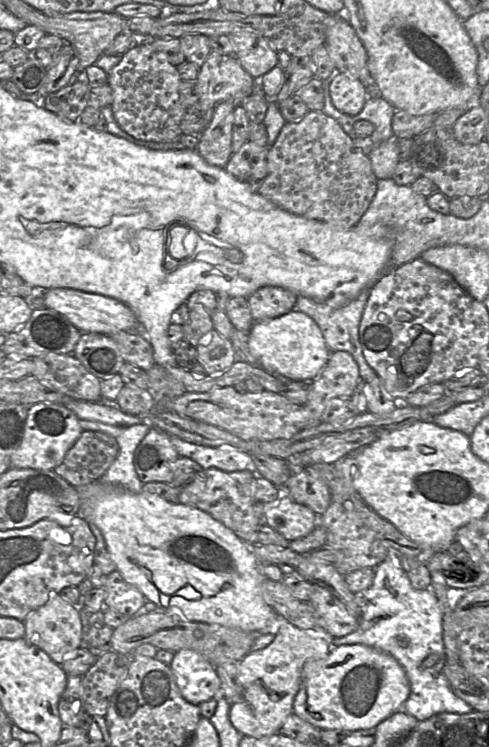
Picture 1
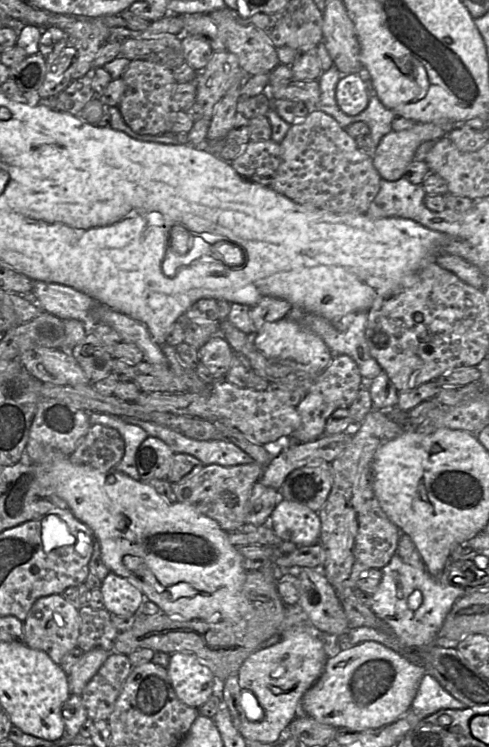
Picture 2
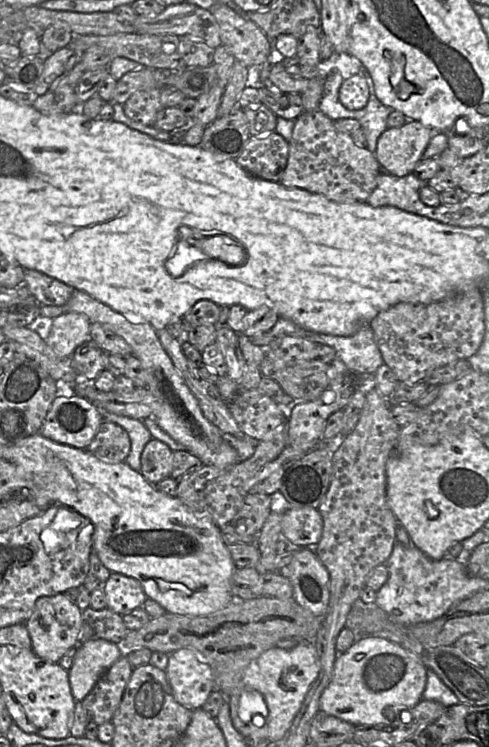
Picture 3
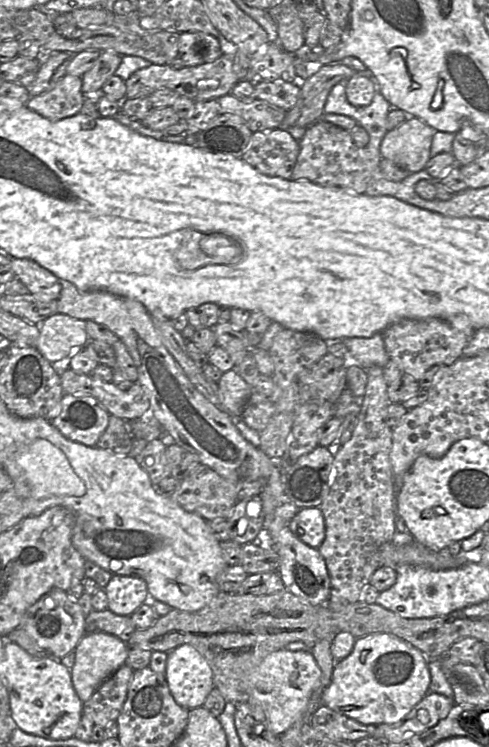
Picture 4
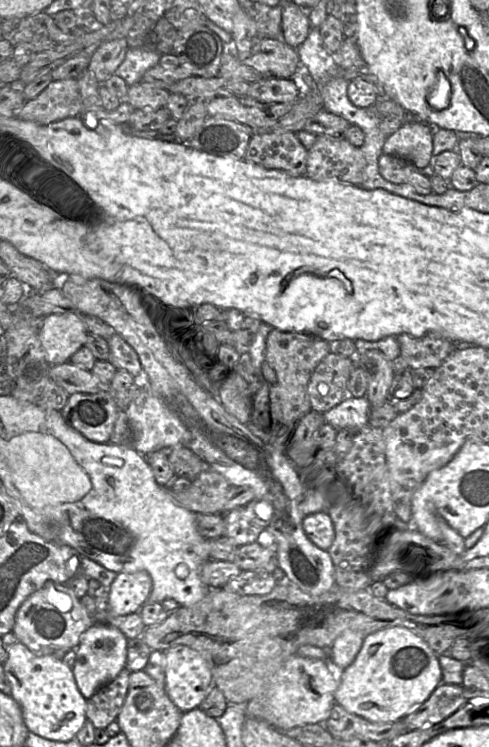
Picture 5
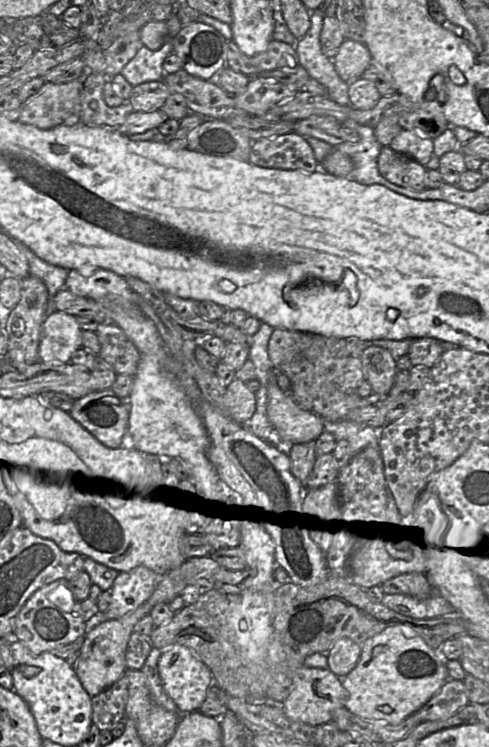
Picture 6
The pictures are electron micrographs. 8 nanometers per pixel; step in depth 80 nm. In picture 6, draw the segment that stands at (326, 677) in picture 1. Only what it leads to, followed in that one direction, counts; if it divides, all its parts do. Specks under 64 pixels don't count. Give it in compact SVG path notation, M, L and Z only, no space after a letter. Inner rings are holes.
M406 625L389 626L361 645L361 654L356 666L341 679L347 692L344 707L365 720L386 721L397 725L416 713L449 679L446 662L447 659L441 650L429 646L412 628Z

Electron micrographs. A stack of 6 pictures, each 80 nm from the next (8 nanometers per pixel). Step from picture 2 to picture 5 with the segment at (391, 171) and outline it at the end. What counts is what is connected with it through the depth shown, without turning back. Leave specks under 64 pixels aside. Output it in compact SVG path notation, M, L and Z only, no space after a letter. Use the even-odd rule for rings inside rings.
M422 121L403 124L396 132L385 139L382 151L384 154L405 159L414 164L417 169L422 170L429 165L432 159L434 129L441 128L432 128Z

